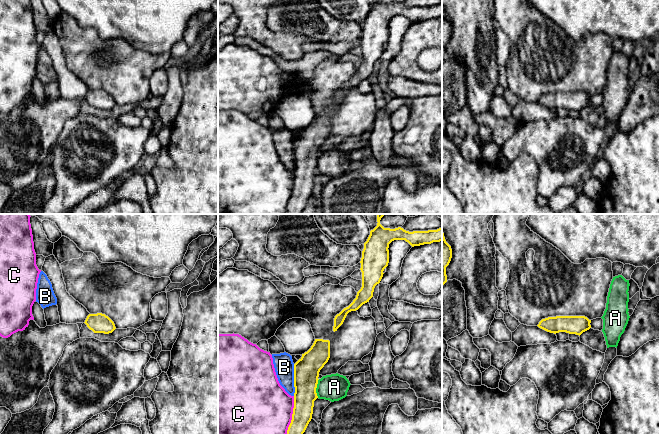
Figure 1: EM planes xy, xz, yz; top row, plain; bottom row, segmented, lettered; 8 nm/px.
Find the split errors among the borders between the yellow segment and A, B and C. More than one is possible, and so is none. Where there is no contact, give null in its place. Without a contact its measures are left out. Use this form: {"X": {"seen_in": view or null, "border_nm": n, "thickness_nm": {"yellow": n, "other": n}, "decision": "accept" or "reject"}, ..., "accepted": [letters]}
{"A": {"seen_in": "xz", "border_nm": 150, "thickness_nm": {"yellow": 200, "other": 220}, "decision": "reject"}, "B": {"seen_in": "xz", "border_nm": 260, "thickness_nm": {"yellow": 200, "other": 160}, "decision": "reject"}, "C": {"seen_in": "xz", "border_nm": 320, "thickness_nm": {"yellow": 180, "other": 440}, "decision": "reject"}, "accepted": []}

